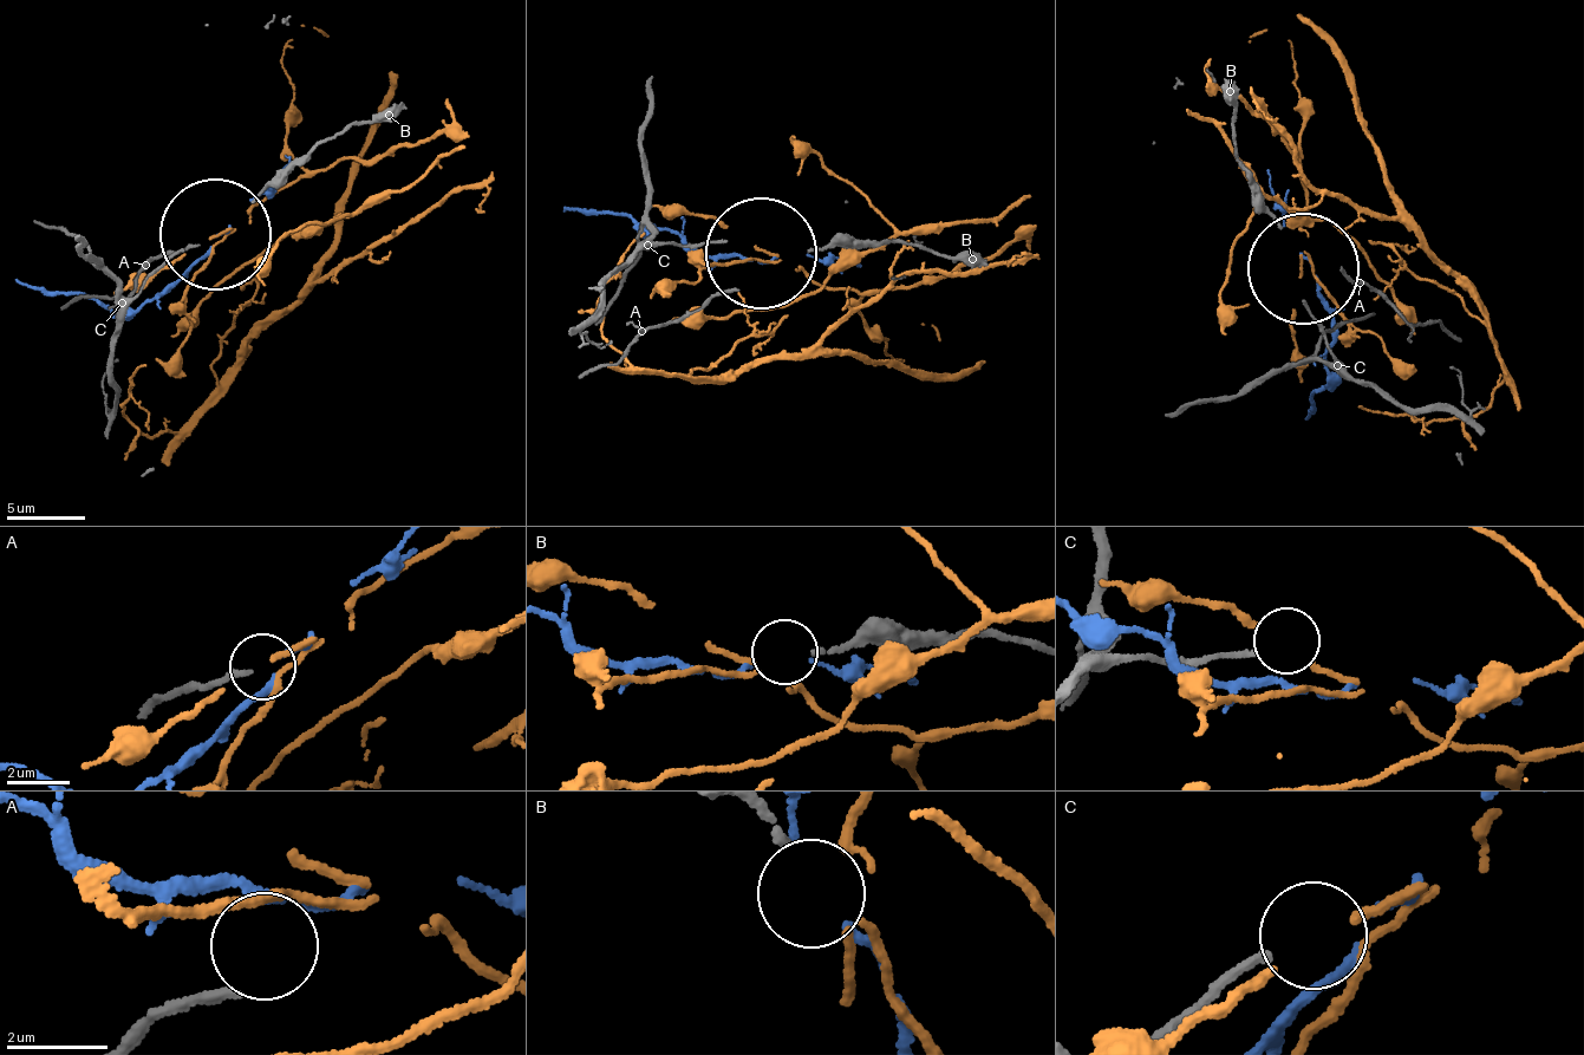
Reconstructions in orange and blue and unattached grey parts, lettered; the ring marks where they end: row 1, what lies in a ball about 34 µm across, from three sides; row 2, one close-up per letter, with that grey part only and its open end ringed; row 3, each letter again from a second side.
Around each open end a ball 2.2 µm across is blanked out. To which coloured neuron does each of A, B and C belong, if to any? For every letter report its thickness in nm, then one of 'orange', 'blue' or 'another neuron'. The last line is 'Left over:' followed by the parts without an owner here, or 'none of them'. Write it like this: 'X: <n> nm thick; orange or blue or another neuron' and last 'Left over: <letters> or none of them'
A: 200 nm thick; blue
B: 140 nm thick; another neuron
C: 170 nm thick; another neuron
Left over: B, C

